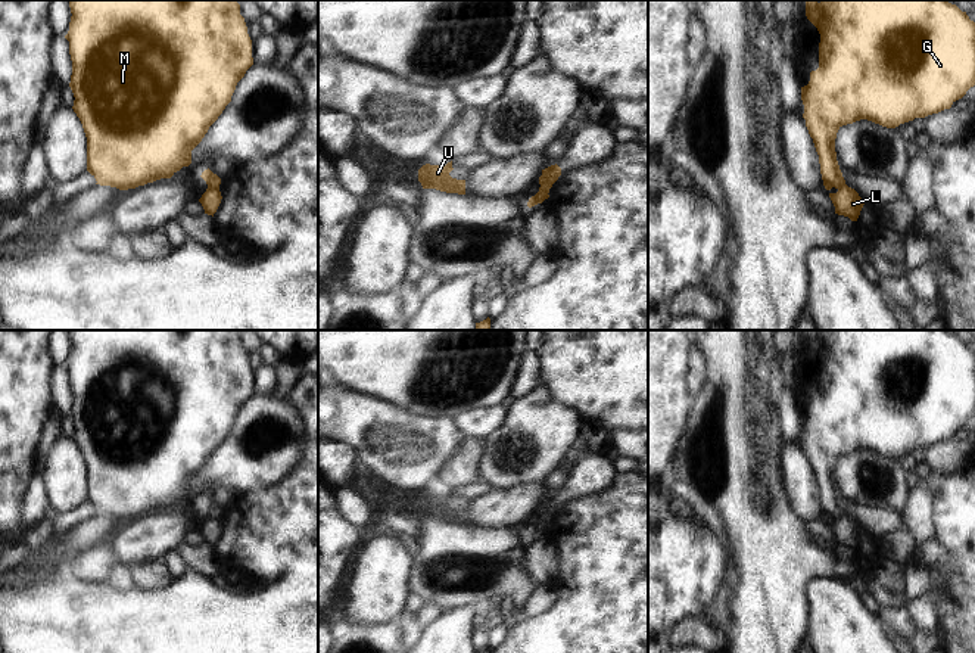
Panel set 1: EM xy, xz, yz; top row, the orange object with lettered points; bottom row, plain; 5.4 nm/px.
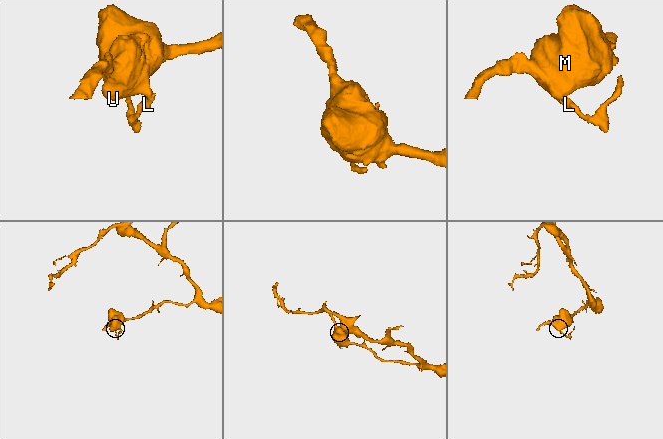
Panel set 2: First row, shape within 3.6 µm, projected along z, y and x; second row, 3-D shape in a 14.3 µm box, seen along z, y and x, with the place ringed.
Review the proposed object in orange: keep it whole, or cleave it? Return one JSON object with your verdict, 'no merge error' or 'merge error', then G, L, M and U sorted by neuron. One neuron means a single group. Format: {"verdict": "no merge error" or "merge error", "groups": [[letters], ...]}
{"verdict": "merge error", "groups": [["G", "M", "U"], ["L"]]}

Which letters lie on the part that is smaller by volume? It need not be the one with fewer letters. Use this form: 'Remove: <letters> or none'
Remove: L

